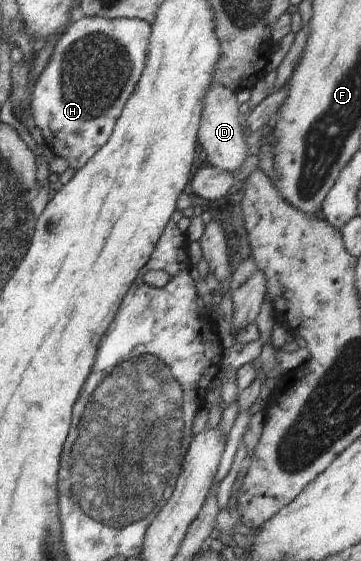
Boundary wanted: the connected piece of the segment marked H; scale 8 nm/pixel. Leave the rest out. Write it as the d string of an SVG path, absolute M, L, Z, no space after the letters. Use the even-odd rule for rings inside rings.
M81 17L78 21L71 22L66 30L61 34L59 40L53 47L53 54L48 60L47 65L34 83L32 98L30 99L30 113L32 114L35 125L41 130L47 146L55 156L64 157L69 161L70 167L79 170L101 149L110 135L113 133L116 121L121 115L123 108L126 106L127 100L131 97L133 89L136 88L139 78L142 76L146 66L147 54L150 47L151 24L146 21L135 18L117 18L107 19L100 17Z

